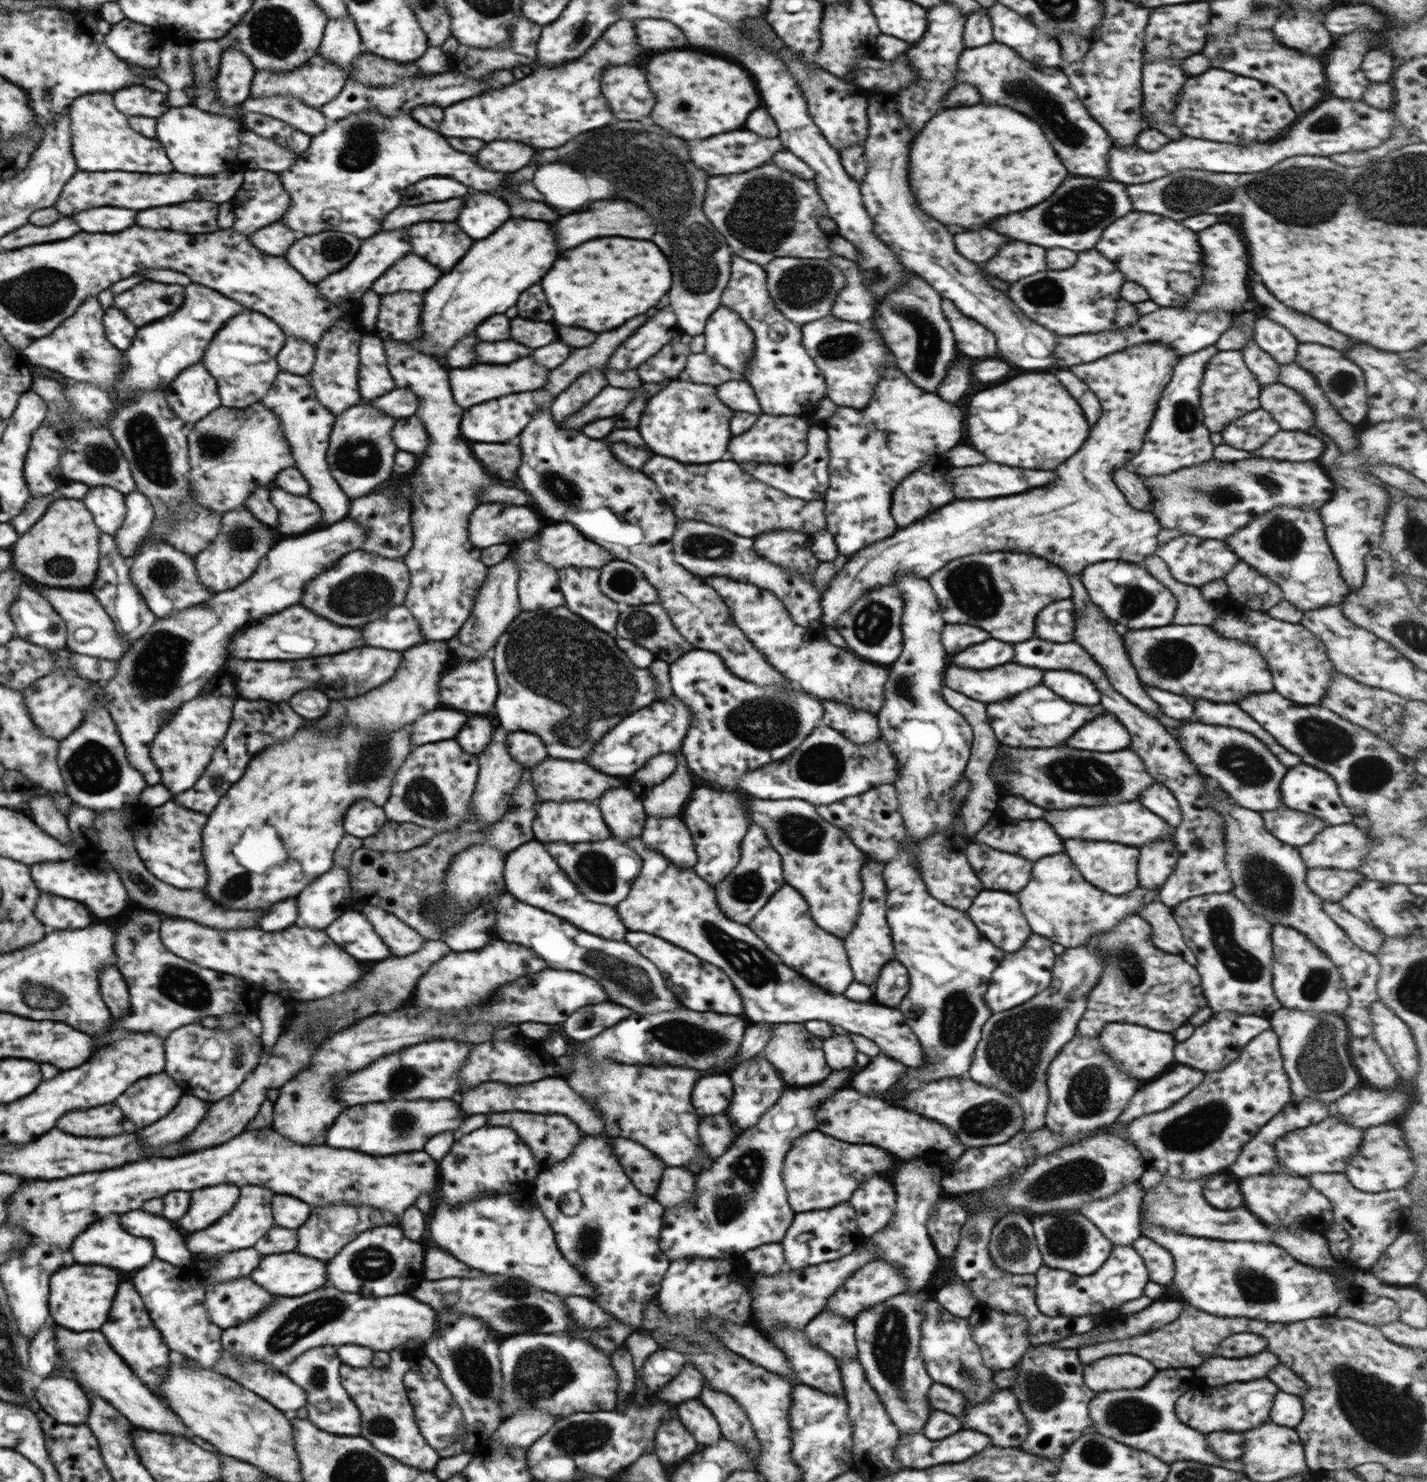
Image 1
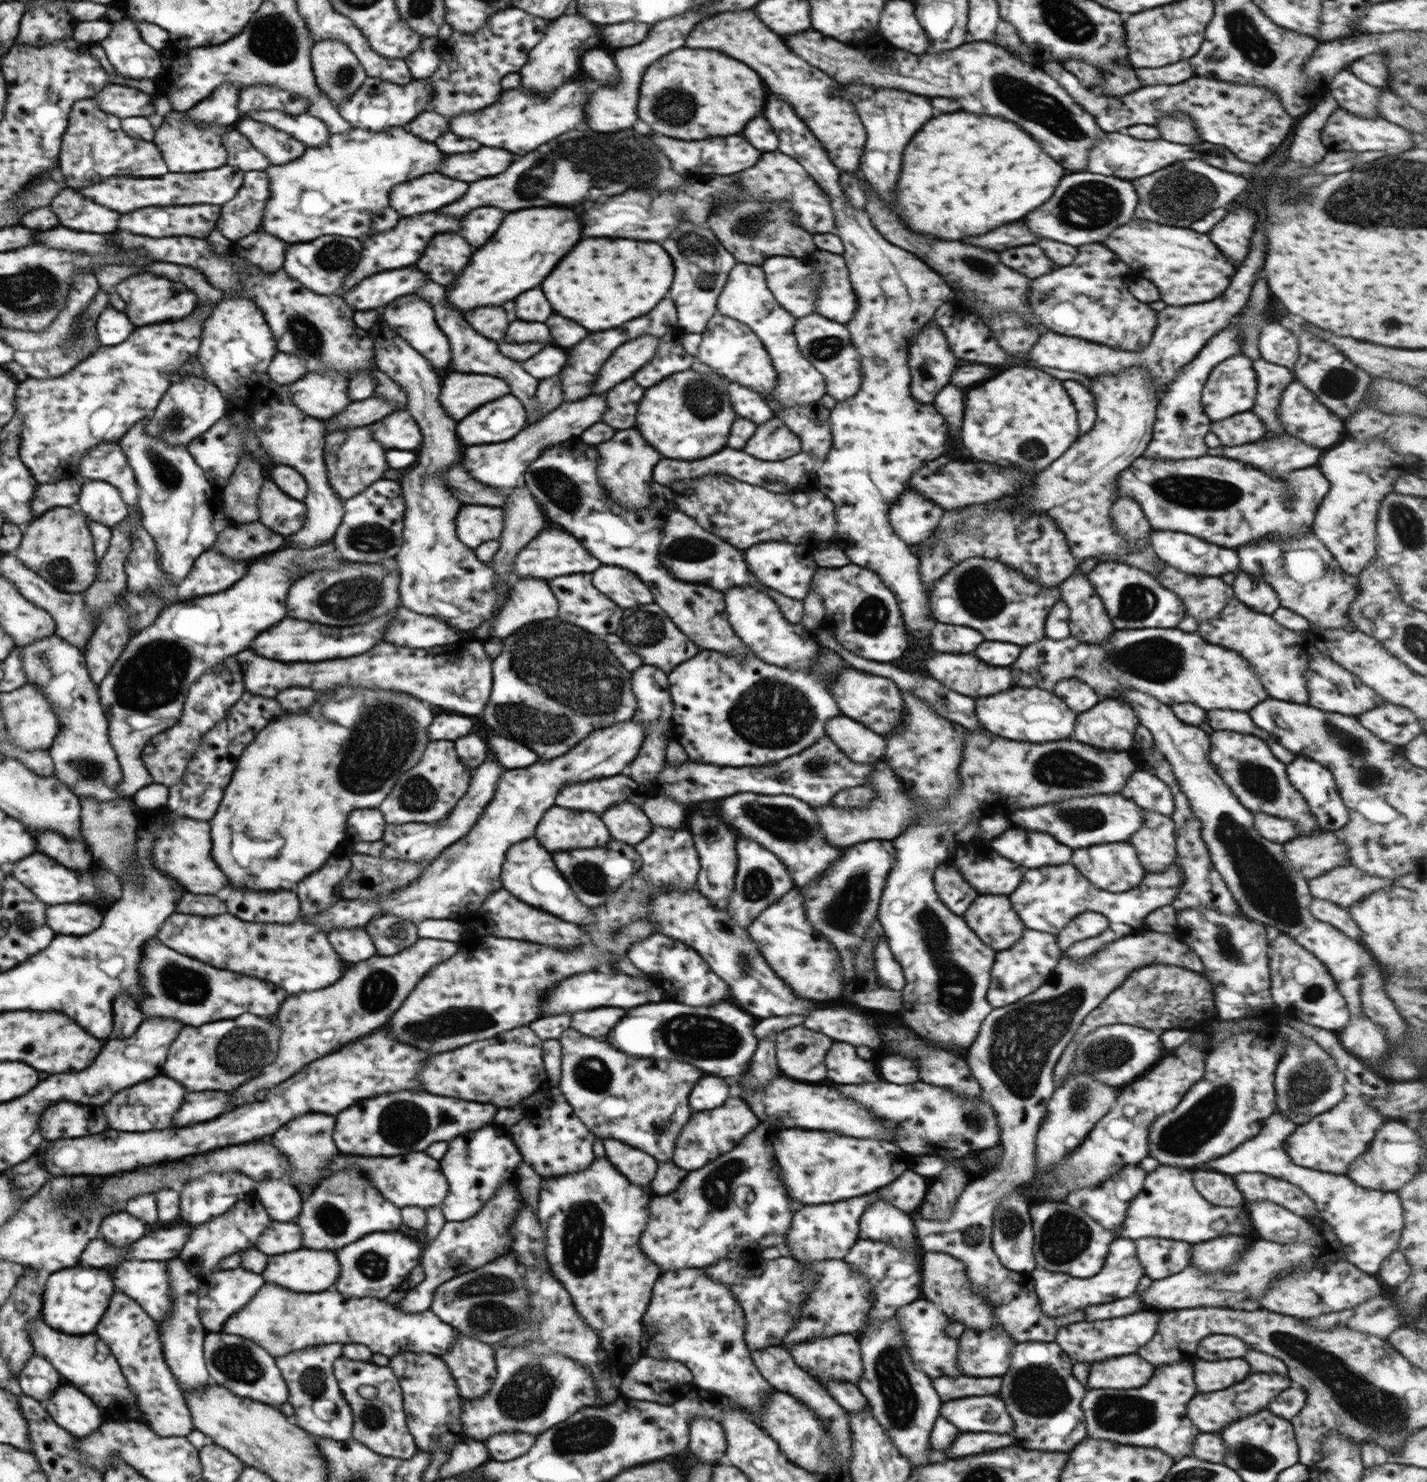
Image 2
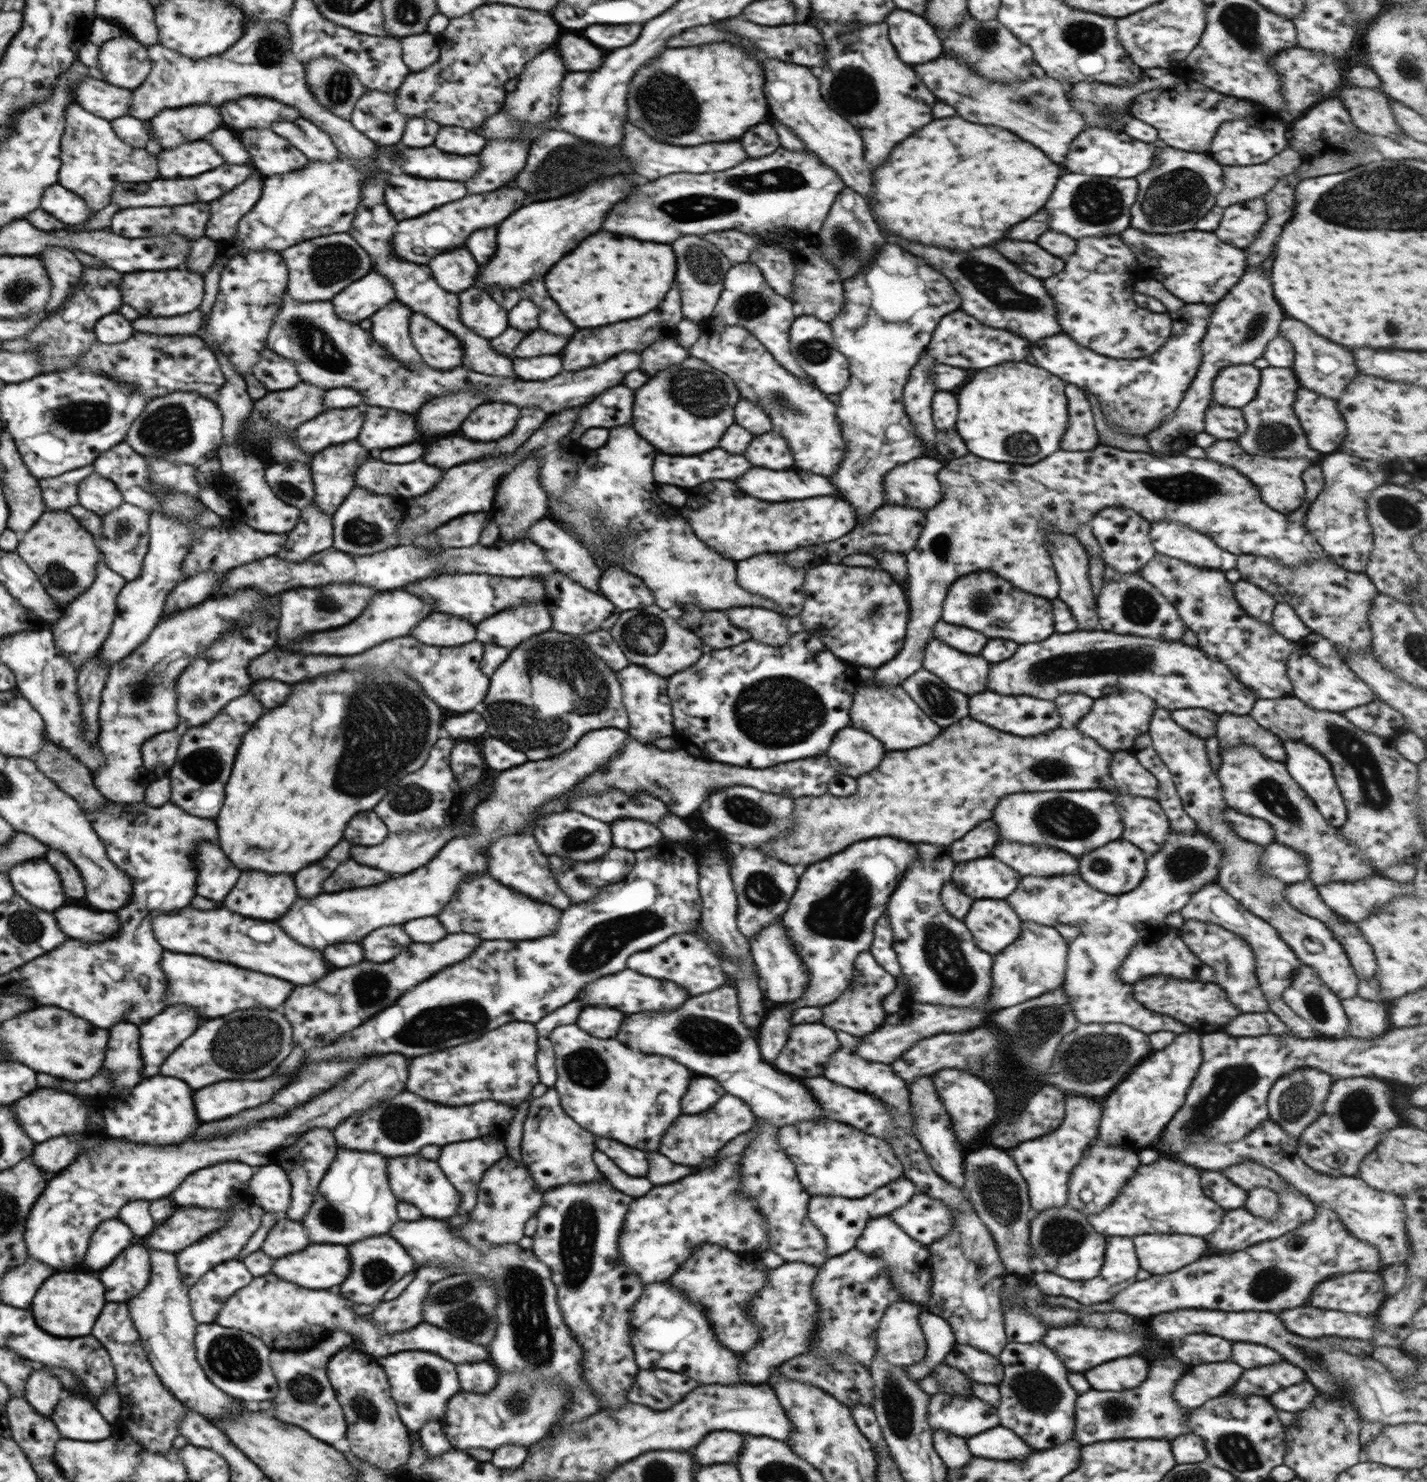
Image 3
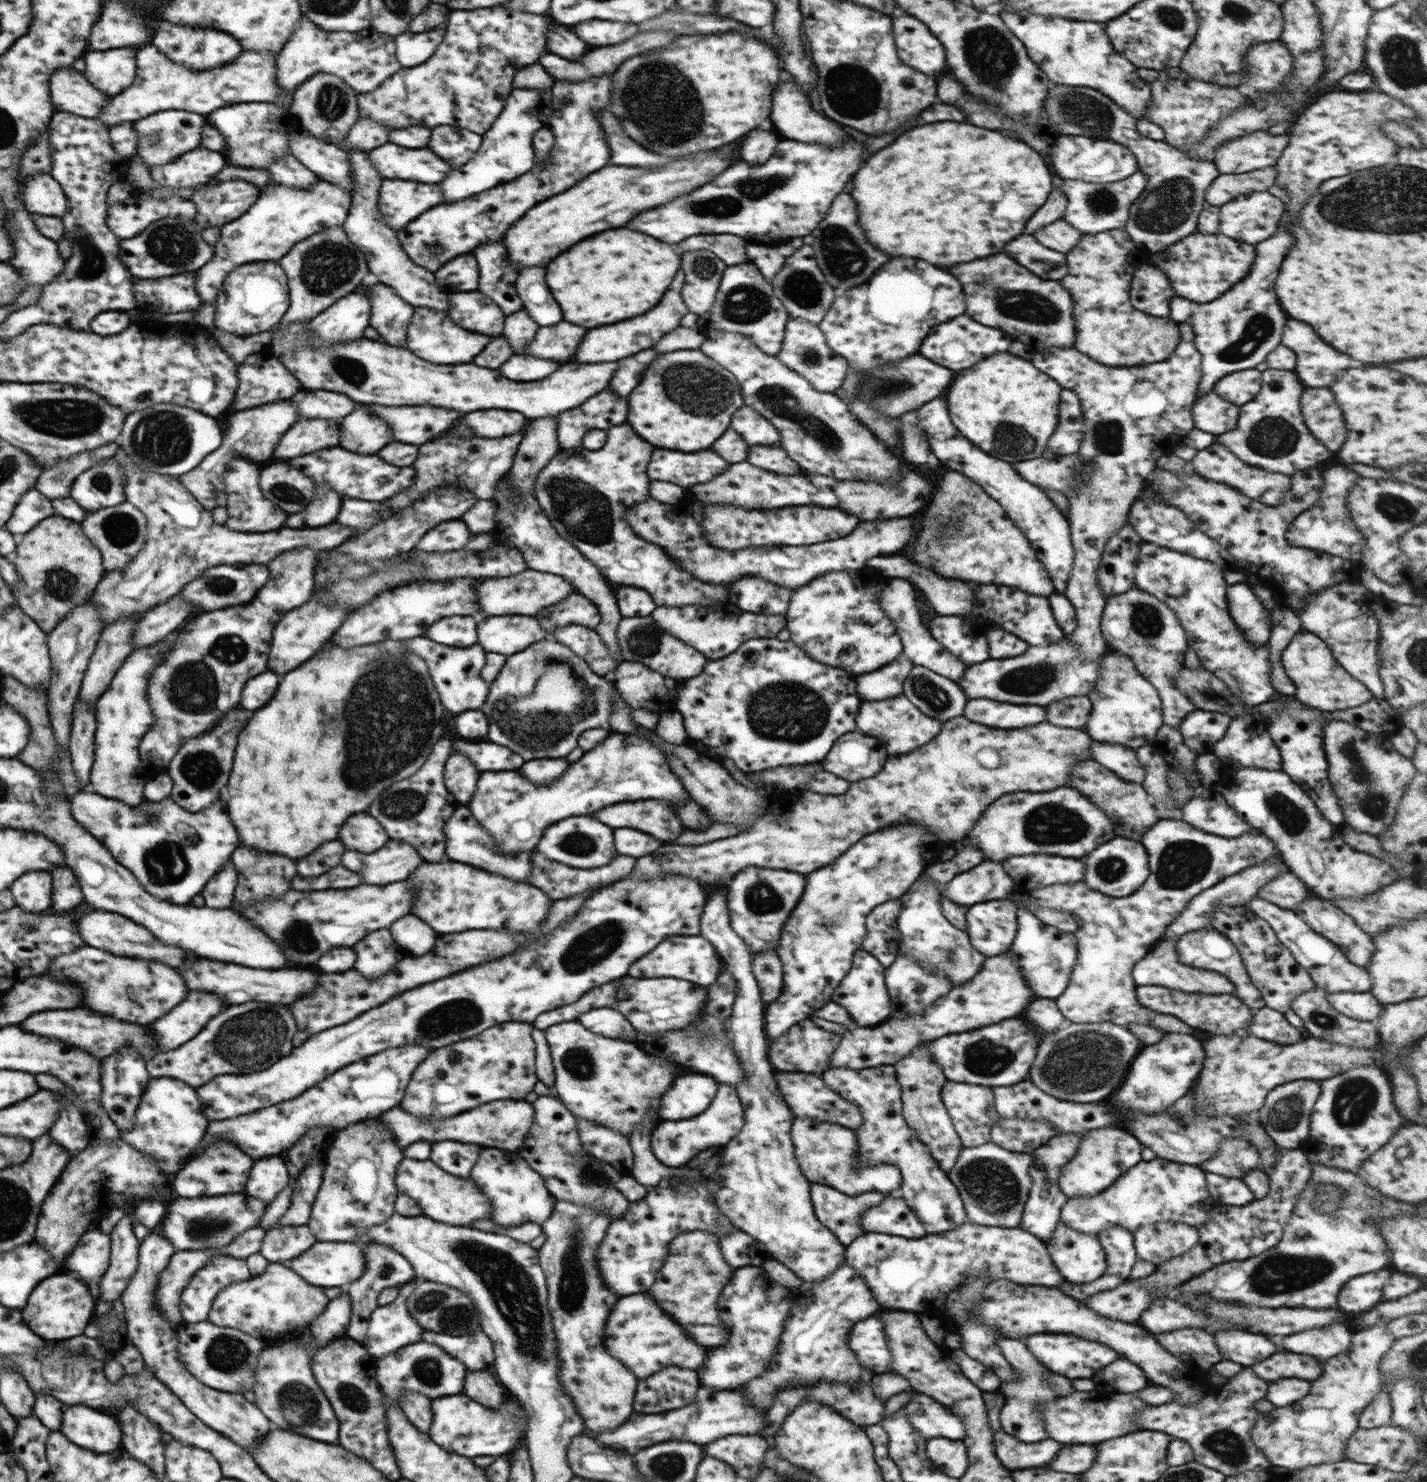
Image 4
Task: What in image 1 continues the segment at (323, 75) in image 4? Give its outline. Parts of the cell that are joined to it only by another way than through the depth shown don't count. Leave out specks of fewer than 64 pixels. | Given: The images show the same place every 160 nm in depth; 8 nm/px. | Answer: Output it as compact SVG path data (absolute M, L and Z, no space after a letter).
M349 15L345 18L330 18L325 26L318 53L326 60L345 70L350 76L353 60L363 49L362 37L356 28L354 19Z

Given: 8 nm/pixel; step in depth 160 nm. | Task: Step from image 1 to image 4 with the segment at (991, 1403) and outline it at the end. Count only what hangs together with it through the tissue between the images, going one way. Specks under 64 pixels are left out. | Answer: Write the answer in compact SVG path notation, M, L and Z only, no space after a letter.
M914 1393L903 1410L912 1429L928 1440L936 1437L953 1441L966 1438L965 1424L931 1396Z

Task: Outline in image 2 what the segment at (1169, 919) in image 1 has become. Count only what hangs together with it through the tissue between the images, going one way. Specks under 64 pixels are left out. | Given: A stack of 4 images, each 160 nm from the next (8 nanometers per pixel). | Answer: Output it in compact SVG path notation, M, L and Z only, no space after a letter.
M1142 930L1140 933L1119 938L1111 942L1106 948L1100 948L1100 951L1092 957L1086 957L1085 962L1075 962L1069 960L1066 954L1060 958L1057 967L1052 972L1052 979L1042 985L1036 992L1016 1001L1014 1004L1007 1004L1002 1008L993 1008L990 1014L982 1021L976 1040L969 1046L968 1066L972 1076L980 1083L983 1090L983 1100L985 1100L996 1113L998 1124L1001 1130L1001 1146L1004 1147L1004 1156L1000 1164L984 1174L982 1178L972 1179L960 1198L956 1199L955 1207L951 1210L950 1218L946 1222L936 1222L936 1220L924 1220L921 1210L915 1210L910 1213L914 1226L916 1241L921 1249L928 1252L943 1252L955 1256L967 1266L967 1275L972 1283L972 1290L980 1294L984 1300L992 1307L997 1316L998 1323L1003 1329L1018 1343L1023 1342L1054 1342L1054 1336L1058 1328L1068 1326L1072 1322L1094 1322L1094 1320L1108 1320L1108 1318L1118 1318L1118 1316L1128 1316L1140 1310L1140 1300L1136 1296L1116 1300L1110 1304L1098 1304L1098 1306L1086 1306L1086 1310L1078 1310L1066 1316L1050 1318L1040 1308L1041 1302L1034 1289L1032 1280L1028 1282L1028 1276L1025 1273L1018 1273L1006 1268L994 1252L991 1234L994 1230L994 1211L996 1205L1014 1192L1016 1188L1026 1189L1034 1182L1036 1175L1036 1135L1042 1120L1047 1112L1047 1104L1050 1097L1054 1094L1056 1082L1054 1069L1058 1059L1065 1052L1065 1048L1073 1039L1076 1031L1080 1028L1082 1021L1096 1007L1102 1004L1102 1001L1116 990L1128 977L1133 970L1149 964L1166 964L1168 966L1180 966L1188 970L1201 973L1204 970L1203 962L1191 950L1191 948L1180 939L1174 932L1154 932Z

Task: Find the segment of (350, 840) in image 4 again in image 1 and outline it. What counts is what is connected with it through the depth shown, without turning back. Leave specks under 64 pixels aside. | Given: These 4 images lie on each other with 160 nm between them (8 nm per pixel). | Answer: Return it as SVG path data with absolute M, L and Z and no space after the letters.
M361 798L348 809L348 814L344 816L343 827L345 834L365 839L374 836L386 821L382 807L378 807L367 798Z

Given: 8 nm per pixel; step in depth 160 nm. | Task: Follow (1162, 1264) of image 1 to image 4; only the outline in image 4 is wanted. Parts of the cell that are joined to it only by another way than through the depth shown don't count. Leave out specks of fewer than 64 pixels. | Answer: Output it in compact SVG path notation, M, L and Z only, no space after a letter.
M1158 1223L1138 1228L1133 1233L1138 1259L1158 1266L1162 1261L1176 1258L1198 1242L1197 1228L1188 1224Z

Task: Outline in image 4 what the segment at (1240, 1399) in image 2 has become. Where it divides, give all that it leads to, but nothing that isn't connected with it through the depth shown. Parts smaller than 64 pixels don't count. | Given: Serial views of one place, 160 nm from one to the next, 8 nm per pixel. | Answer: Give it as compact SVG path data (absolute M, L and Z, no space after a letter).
M1272 1354L1270 1358L1262 1360L1260 1364L1252 1366L1254 1372L1268 1382L1276 1382L1280 1378L1302 1378L1302 1380L1315 1381L1323 1373L1319 1360L1304 1354Z

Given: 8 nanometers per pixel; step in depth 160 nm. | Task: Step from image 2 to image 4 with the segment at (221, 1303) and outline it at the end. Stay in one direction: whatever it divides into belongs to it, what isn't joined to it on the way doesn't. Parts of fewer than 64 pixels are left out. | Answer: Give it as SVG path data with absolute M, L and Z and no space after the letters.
M212 1255L187 1282L179 1297L183 1321L188 1323L208 1320L214 1300L229 1284L251 1279L245 1259L233 1256Z

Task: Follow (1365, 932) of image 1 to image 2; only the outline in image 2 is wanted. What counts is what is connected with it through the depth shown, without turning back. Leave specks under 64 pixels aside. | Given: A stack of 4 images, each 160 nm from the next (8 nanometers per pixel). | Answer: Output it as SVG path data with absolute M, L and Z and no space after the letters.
M1313 898L1309 906L1312 916L1334 926L1352 940L1362 943L1361 930L1349 911L1333 902Z

